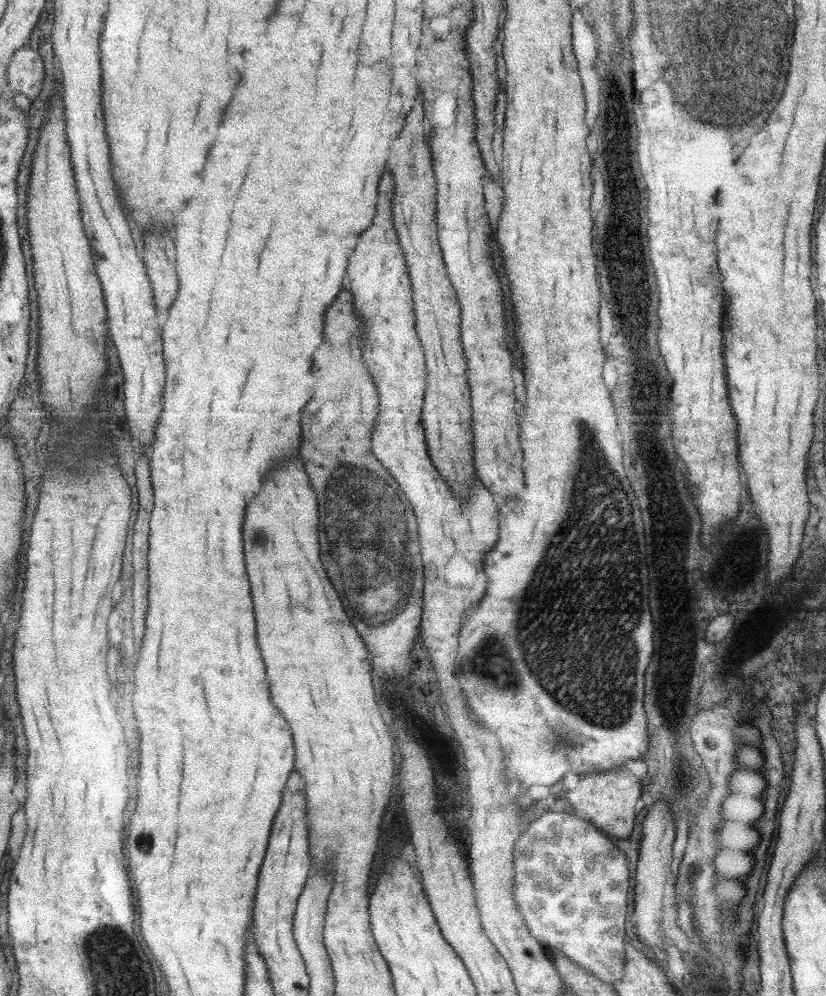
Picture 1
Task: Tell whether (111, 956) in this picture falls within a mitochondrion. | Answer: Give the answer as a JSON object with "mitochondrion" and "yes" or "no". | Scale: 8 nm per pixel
{"mitochondrion":"yes"}

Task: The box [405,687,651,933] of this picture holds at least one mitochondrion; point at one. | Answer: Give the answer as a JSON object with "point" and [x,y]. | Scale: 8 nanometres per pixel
{"point":[562,737]}

